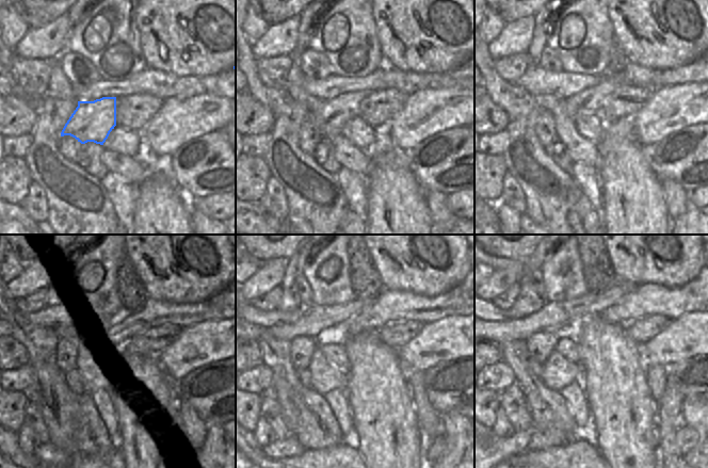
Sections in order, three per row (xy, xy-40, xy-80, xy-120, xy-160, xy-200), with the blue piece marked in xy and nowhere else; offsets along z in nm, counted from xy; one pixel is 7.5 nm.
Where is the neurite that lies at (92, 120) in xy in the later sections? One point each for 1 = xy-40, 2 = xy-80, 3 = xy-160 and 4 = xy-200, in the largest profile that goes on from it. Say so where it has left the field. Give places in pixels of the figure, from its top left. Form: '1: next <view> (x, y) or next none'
1: next xy-40 (337, 112)
2: next xy-80 (589, 101)
3: next xy-160 (392, 307)
4: next xy-200 (646, 300)

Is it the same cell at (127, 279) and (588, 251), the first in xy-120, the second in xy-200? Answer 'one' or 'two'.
one

